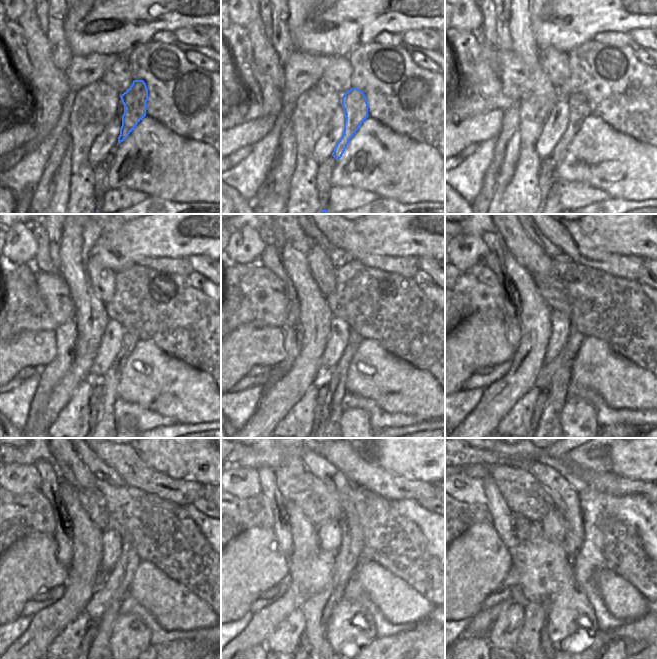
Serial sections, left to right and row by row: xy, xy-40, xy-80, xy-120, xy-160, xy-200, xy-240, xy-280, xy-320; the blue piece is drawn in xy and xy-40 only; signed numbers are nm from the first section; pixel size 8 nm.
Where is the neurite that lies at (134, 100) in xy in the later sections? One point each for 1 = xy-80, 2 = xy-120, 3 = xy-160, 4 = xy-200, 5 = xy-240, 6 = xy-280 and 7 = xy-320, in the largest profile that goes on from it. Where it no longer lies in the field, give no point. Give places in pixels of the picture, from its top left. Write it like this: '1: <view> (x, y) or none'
1: xy-80 (578, 105)
2: xy-120 (110, 380)
3: xy-160 (335, 381)
4: xy-200 (554, 377)
5: xy-240 (103, 608)
6: xy-280 (316, 610)
7: xy-320 (533, 641)

